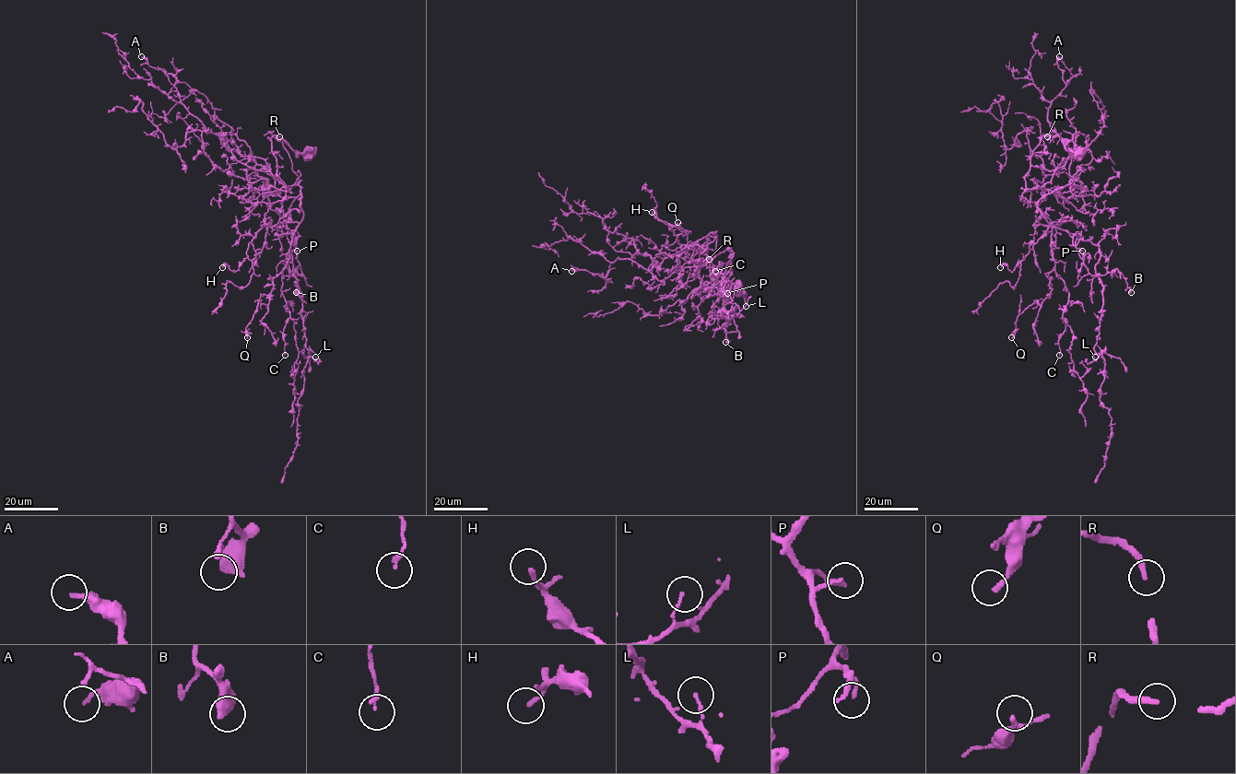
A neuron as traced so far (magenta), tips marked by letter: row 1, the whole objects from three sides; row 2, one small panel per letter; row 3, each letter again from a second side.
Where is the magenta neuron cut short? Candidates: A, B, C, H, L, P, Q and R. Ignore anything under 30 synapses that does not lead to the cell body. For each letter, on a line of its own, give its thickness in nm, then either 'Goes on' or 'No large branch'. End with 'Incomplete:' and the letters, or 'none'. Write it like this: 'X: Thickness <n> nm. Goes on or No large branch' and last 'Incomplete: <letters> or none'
A: Thickness 220 nm. No large branch
B: Thickness 550 nm. No large branch
C: Thickness 160 nm. No large branch
H: Thickness 150 nm. No large branch
L: Thickness 120 nm. No large branch
P: Thickness 130 nm. No large branch
Q: Thickness 180 nm. No large branch
R: Thickness 240 nm. No large branch
Incomplete: none

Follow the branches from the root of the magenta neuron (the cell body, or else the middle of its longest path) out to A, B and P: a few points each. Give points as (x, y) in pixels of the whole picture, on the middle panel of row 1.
A: (736, 289), (712, 284), (730, 268), (682, 304), (669, 295), (698, 266), (571, 271)
B: (736, 289), (722, 276), (712, 284), (725, 281), (727, 287), (717, 295), (730, 249), (725, 342)
P: (736, 289), (722, 276), (712, 284), (725, 281), (727, 287), (717, 295), (731, 271), (730, 249), (727, 293)

